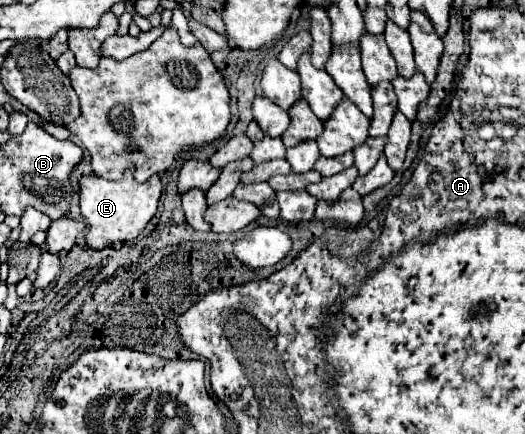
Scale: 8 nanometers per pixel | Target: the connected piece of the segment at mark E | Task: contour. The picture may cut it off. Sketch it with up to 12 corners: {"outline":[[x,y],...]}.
{"outline":[[160,176],[80,178],[86,244],[134,240],[154,218]]}

